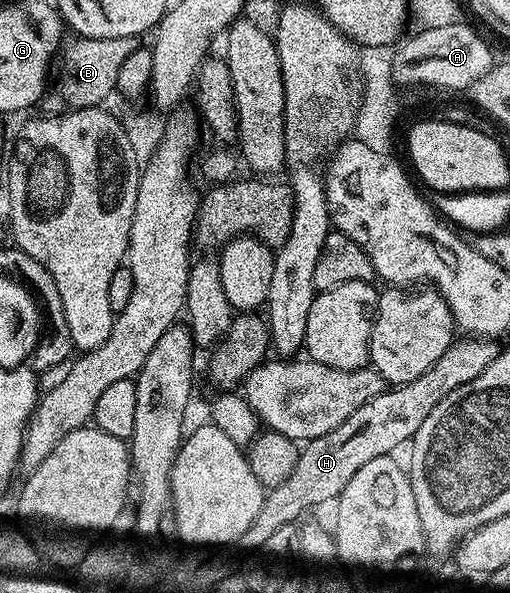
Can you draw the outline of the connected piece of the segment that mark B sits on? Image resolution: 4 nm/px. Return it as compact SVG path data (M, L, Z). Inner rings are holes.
M78 37L69 45L70 42L61 54L62 74L58 77L58 94L54 94L53 91L47 92L40 102L41 108L46 108L43 110L50 115L102 105L105 97L117 90L120 67L124 67L124 59L128 59L132 51L139 49L140 41L136 37L120 39Z

